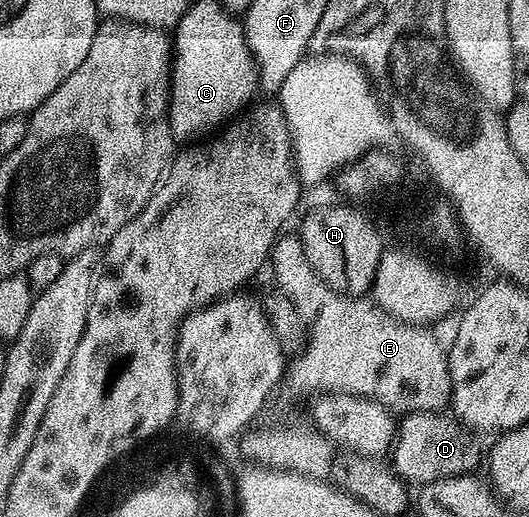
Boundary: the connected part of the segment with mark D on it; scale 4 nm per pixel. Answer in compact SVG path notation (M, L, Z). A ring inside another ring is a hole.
M411 411L400 420L391 448L391 466L406 484L424 485L456 475L472 475L480 463L482 466L483 447L481 451L478 436L464 423L446 415L435 411Z

